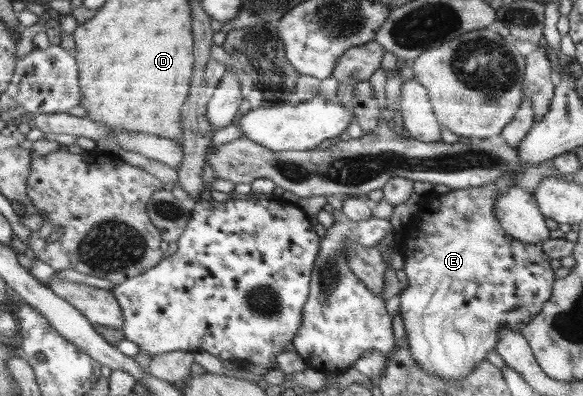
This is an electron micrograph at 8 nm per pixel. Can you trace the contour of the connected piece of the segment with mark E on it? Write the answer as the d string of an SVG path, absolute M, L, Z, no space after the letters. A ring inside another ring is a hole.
M506 179L484 185L481 187L471 187L467 189L451 189L446 194L432 193L423 196L418 202L418 210L411 217L410 222L405 226L400 234L404 236L404 242L398 246L400 254L405 262L405 276L409 281L409 288L403 288L400 293L399 309L401 309L401 318L403 318L403 326L405 326L405 334L407 334L407 347L411 352L411 358L415 360L417 366L423 368L423 372L427 374L437 374L443 380L459 380L465 378L467 374L471 374L483 360L486 360L491 350L495 350L499 342L499 330L509 328L513 332L520 332L531 318L537 317L543 309L543 306L552 298L555 286L555 272L549 264L549 256L543 254L541 244L513 244L515 238L507 234L505 228L501 226L497 216L494 214L494 204L496 196L514 185L511 185Z

